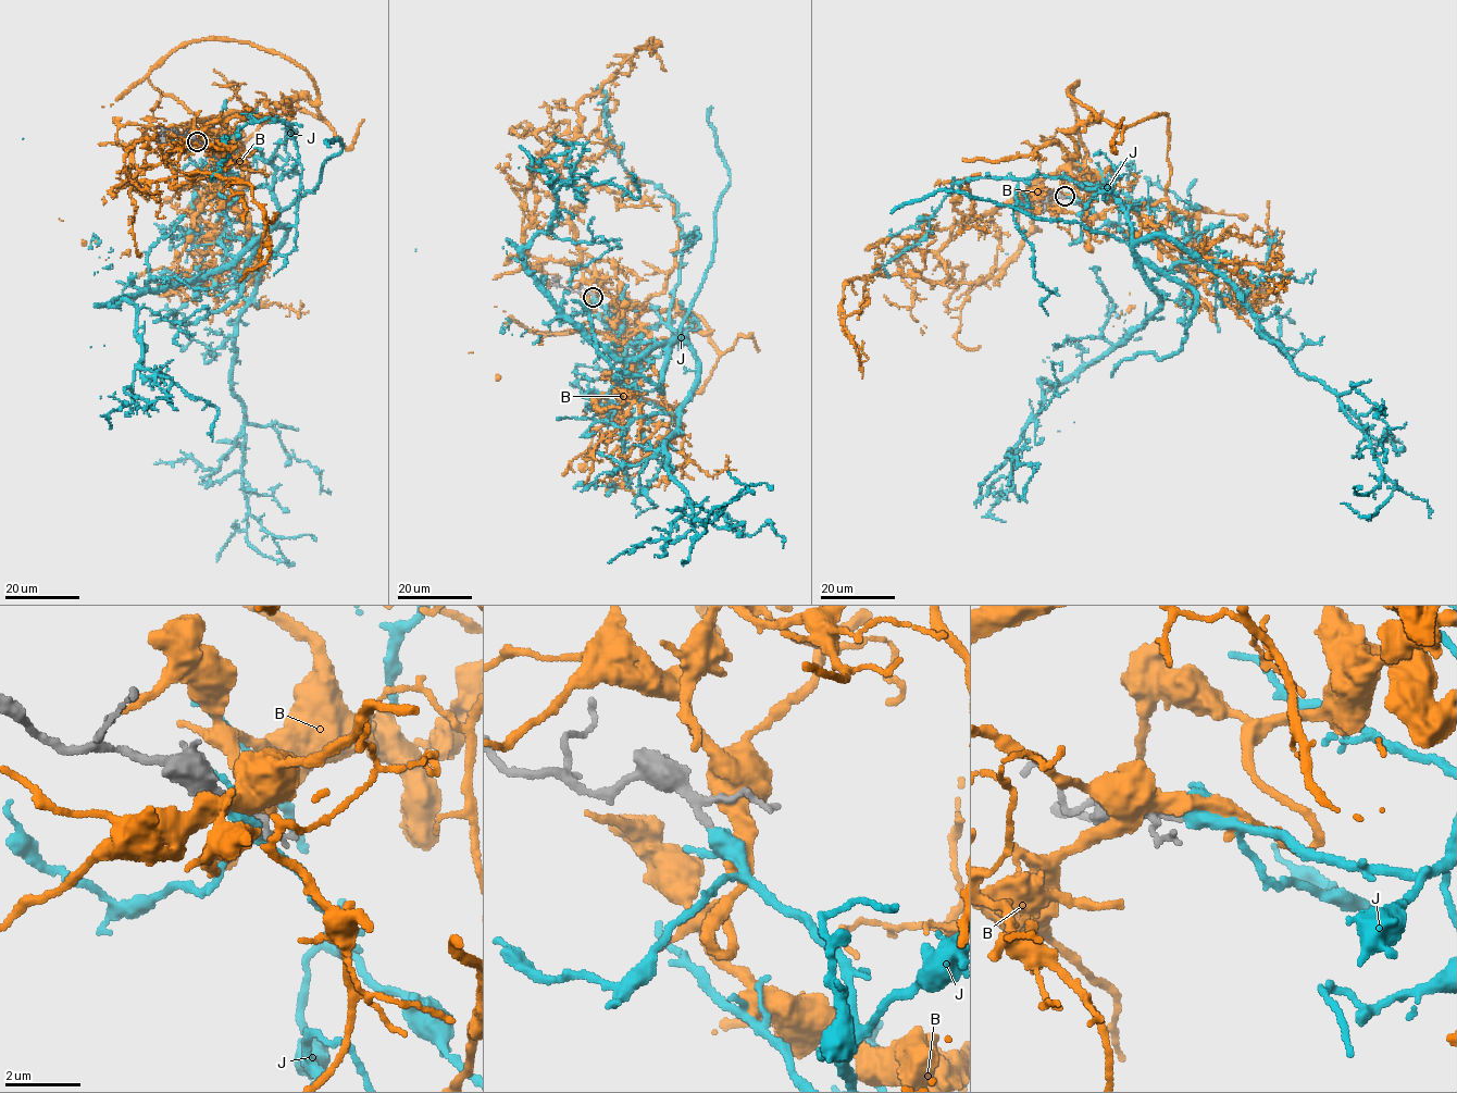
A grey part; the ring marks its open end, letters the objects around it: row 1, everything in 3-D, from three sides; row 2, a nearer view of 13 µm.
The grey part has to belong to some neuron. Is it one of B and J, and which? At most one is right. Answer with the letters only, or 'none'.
J

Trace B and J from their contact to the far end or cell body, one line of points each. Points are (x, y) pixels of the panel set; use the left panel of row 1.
B: (198, 140), (216, 134), (223, 118), (247, 178), (231, 205), (199, 195), (177, 257), (85, 245), (60, 218)
J: (197, 141), (269, 161), (277, 219), (227, 264), (109, 305), (136, 308), (139, 368), (219, 410), (208, 433)

